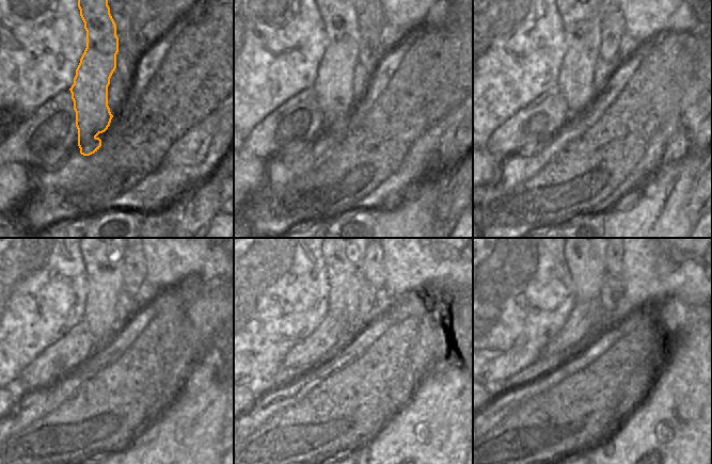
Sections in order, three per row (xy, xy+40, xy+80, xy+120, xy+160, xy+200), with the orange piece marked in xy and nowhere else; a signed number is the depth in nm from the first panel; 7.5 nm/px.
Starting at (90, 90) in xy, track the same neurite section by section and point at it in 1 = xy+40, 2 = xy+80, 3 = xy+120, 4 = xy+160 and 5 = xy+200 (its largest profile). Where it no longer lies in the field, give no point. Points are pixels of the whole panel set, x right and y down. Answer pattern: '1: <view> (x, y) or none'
1: xy+40 (334, 83)
2: xy+80 (582, 20)
3: xy+120 (104, 259)
4: xy+160 (344, 259)
5: xy+200 (586, 259)

